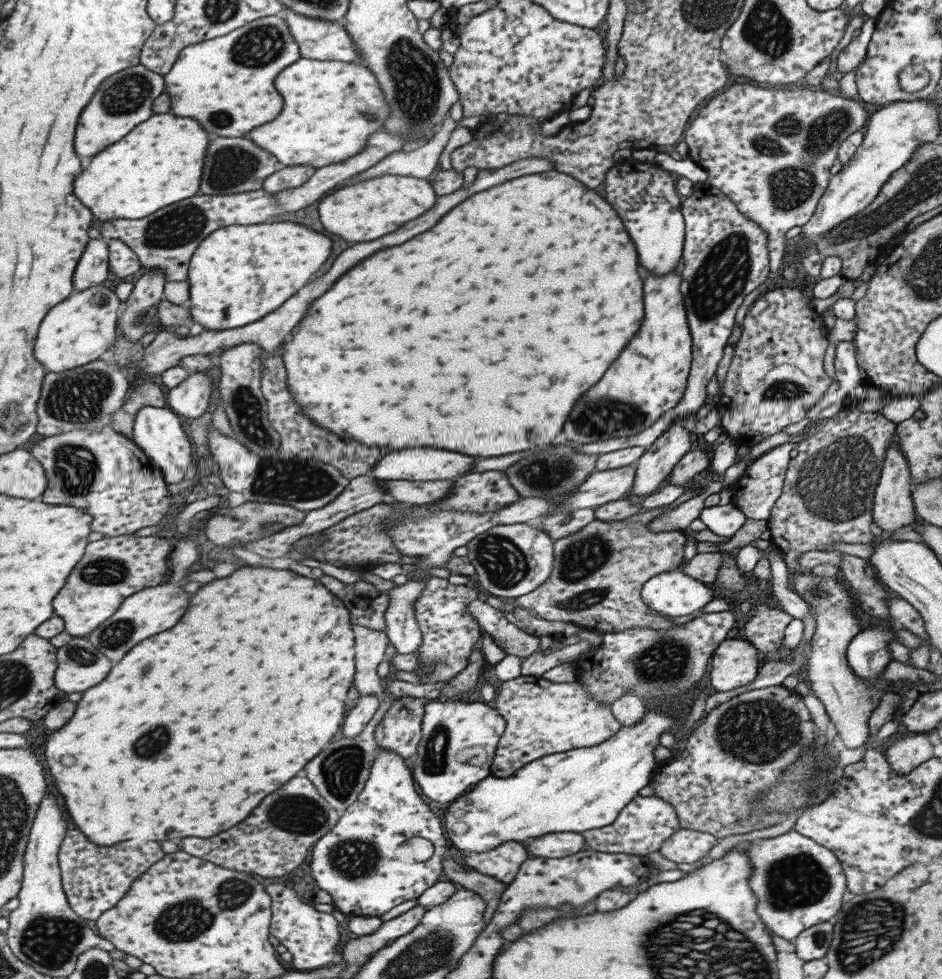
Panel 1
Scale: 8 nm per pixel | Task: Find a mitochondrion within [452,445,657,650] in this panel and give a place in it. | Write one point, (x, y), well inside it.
(582, 560)

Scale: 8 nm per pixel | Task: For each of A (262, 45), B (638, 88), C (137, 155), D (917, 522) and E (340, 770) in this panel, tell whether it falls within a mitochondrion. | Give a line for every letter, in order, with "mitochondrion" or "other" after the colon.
A: mitochondrion
B: other
C: other
D: other
E: mitochondrion

